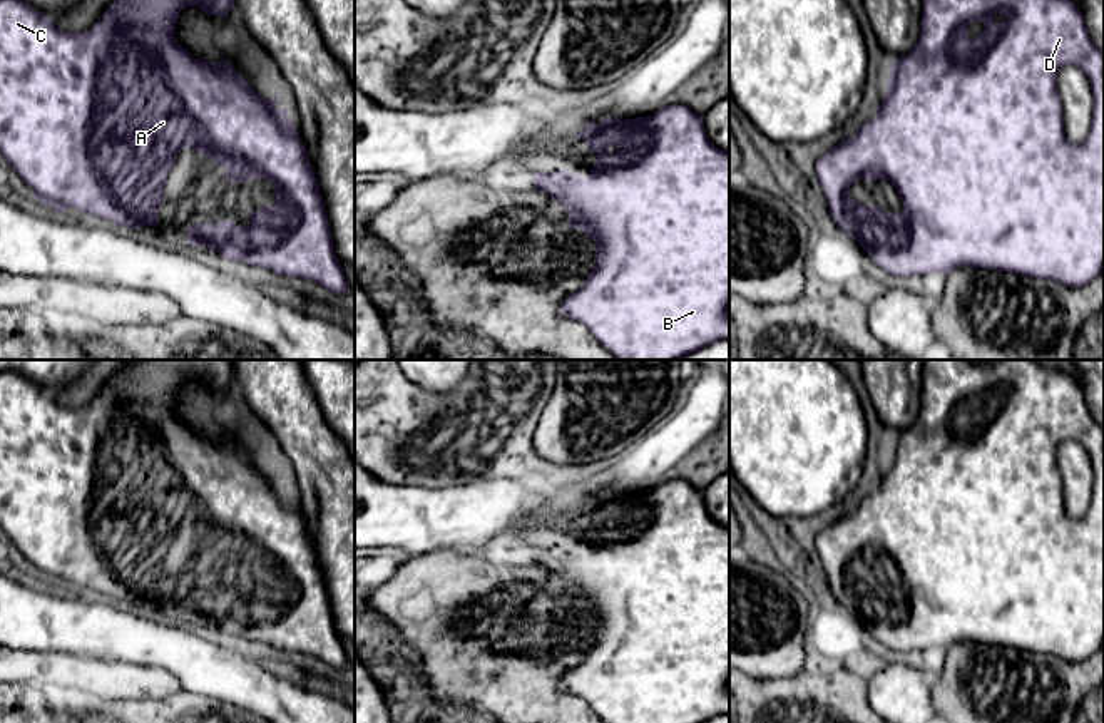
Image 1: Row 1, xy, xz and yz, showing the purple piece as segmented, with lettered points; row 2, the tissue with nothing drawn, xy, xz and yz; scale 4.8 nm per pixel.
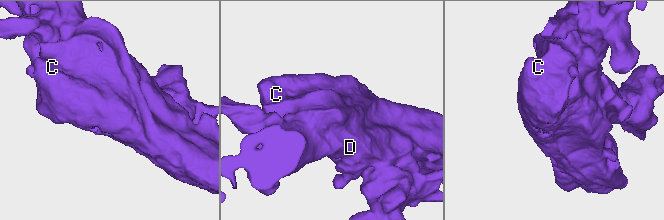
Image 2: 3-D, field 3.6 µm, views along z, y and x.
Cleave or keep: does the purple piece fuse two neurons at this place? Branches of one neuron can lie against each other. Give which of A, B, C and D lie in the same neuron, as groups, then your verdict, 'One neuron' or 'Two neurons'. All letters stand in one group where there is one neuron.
Groups: A B C D. One neuron

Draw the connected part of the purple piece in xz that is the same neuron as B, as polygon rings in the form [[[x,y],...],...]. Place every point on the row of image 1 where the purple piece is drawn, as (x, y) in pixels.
[[[677,104],[664,105],[651,117],[621,120],[607,115],[601,124],[587,122],[577,137],[597,157],[587,177],[562,169],[534,174],[534,189],[545,191],[555,204],[562,203],[570,214],[567,226],[582,229],[595,246],[594,268],[585,285],[560,303],[560,313],[582,323],[617,360],[681,360],[713,343],[729,341],[729,151],[721,151],[709,141],[701,115]]]

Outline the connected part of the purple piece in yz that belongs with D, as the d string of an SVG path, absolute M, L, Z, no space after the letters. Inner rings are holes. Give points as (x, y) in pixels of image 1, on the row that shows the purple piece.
M923 0L918 42L910 54L892 64L878 112L855 136L841 141L816 161L816 176L833 223L851 234L877 266L895 278L925 273L947 274L955 268L970 266L1035 279L1054 279L1071 288L1082 288L1104 266L1104 52L1091 40L1084 15L1072 0ZM972 22L984 23L984 30L977 33L977 42L967 32L967 25ZM1067 64L1077 65L1087 75L1094 99L1091 129L1081 144L1069 142L1064 134L1057 70ZM863 179L892 182L900 194L903 209L888 213L882 206L865 206L851 199L850 187Z

